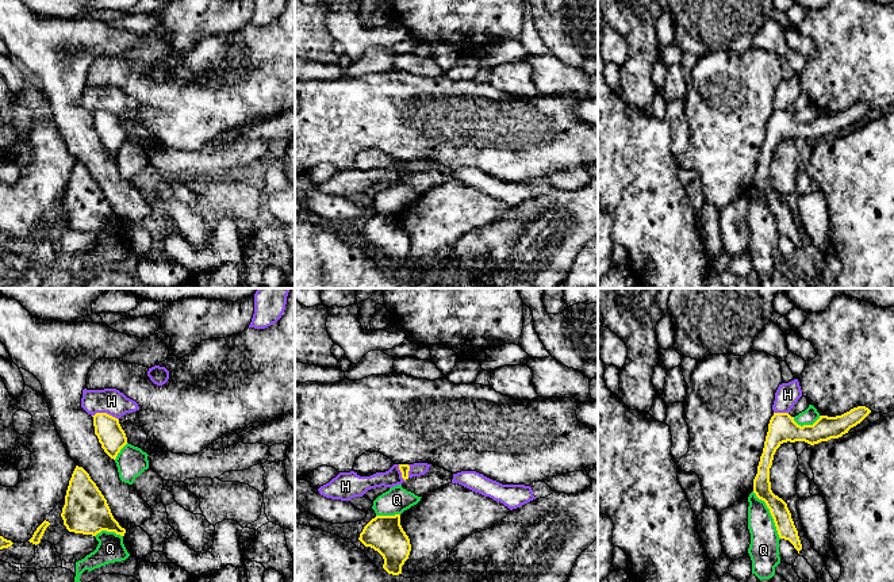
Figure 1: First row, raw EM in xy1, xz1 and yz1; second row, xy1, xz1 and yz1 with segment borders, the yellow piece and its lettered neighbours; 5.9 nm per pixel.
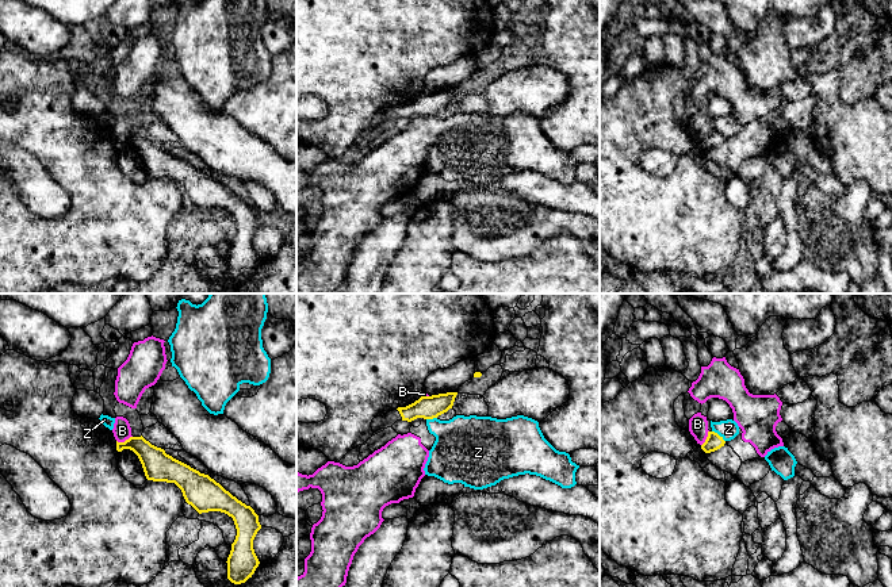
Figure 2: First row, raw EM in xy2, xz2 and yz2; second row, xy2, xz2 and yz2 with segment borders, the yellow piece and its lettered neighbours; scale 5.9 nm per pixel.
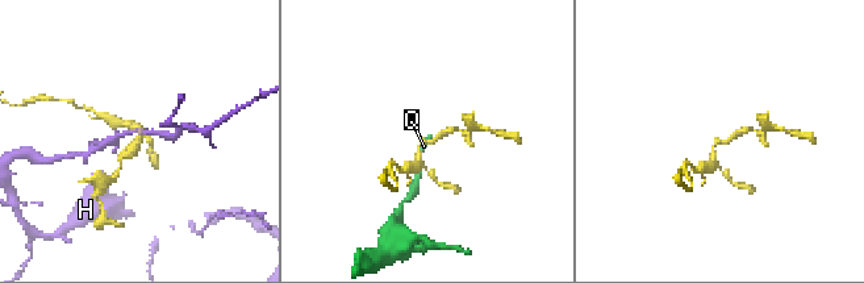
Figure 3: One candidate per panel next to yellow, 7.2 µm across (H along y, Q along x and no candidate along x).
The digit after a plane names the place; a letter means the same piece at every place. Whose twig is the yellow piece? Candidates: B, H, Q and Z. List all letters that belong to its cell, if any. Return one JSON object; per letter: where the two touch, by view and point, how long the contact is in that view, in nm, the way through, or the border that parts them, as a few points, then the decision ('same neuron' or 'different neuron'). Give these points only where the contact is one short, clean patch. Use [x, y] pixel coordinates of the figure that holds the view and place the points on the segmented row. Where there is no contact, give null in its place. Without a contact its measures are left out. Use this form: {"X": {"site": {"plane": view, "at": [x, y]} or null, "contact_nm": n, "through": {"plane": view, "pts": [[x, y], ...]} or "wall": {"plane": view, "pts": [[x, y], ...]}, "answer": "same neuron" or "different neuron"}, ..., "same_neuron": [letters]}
{"B": {"site": {"plane": "xy2", "at": [125, 441]}, "contact_nm": 100, "wall": {"plane": "xy2", "pts": [[131, 436], [123, 441], [117, 441]]}, "answer": "different neuron"}, "H": {"site": {"plane": "xy1", "at": [106, 413]}, "contact_nm": 160, "wall": {"plane": "xy1", "pts": [[92, 414], [108, 413], [118, 420]]}, "answer": "different neuron"}, "Q": {"site": {"plane": "yz1", "at": [771, 515]}, "contact_nm": 320, "answer": "different neuron"}, "Z": {"site": {"plane": "yz2", "at": [719, 436]}, "contact_nm": 100, "answer": "different neuron"}, "same_neuron": []}

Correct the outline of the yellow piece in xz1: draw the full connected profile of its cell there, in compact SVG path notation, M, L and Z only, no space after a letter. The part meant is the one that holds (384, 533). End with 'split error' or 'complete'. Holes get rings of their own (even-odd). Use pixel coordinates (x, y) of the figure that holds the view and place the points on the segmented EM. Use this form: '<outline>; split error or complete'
M400 514L376 516L364 527L358 540L383 556L383 568L388 574L402 574L402 566L408 559L411 544L400 525Z; complete

